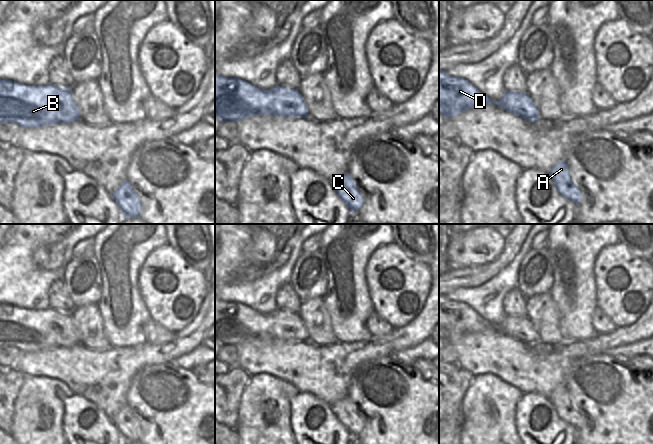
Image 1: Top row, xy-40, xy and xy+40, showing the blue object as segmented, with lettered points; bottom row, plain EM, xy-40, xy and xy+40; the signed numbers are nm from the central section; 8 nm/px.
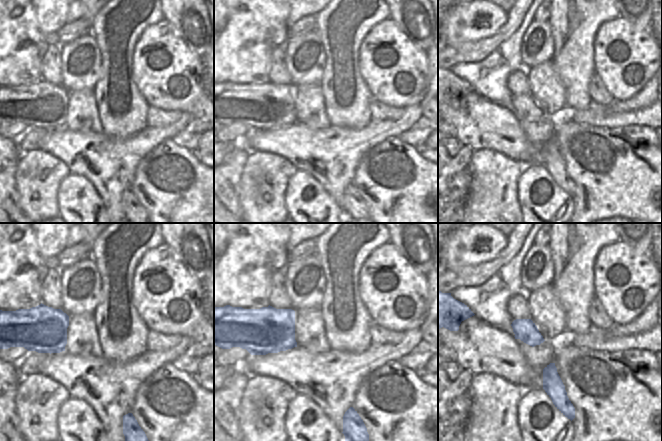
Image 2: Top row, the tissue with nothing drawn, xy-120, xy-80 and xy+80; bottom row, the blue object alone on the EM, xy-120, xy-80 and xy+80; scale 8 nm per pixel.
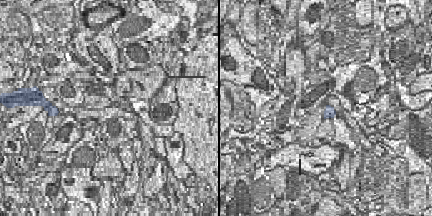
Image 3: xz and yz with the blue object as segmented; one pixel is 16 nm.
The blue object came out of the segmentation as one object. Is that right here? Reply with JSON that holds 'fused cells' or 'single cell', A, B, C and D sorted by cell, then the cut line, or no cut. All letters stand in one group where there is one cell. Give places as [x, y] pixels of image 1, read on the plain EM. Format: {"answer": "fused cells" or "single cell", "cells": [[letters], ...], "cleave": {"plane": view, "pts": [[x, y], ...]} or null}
{"answer": "single cell", "cells": [["A", "B", "C", "D"]], "cleave": null}

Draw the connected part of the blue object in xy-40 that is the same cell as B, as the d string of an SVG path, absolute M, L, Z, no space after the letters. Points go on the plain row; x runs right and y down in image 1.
M0 304L0 348L7 346L21 352L39 352L51 348L69 348L80 344L80 333L72 321L72 312L27 310L11 304Z

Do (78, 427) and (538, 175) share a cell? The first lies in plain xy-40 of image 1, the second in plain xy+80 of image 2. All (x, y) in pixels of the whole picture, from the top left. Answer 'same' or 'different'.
same

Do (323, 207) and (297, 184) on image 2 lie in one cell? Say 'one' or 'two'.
one

